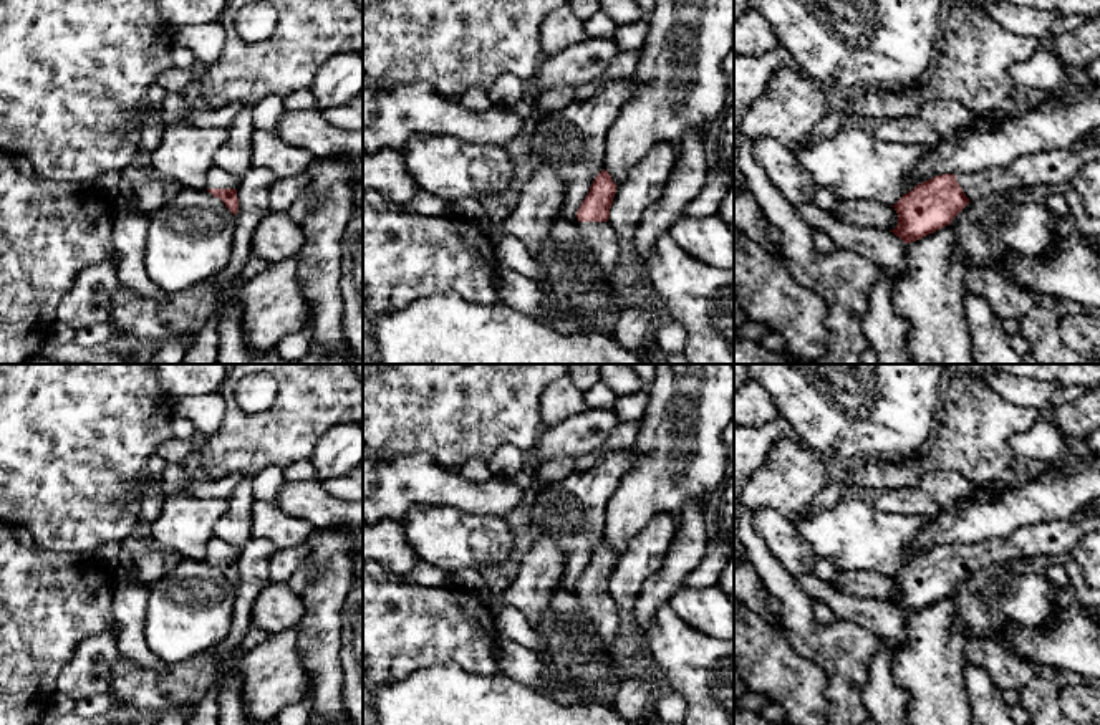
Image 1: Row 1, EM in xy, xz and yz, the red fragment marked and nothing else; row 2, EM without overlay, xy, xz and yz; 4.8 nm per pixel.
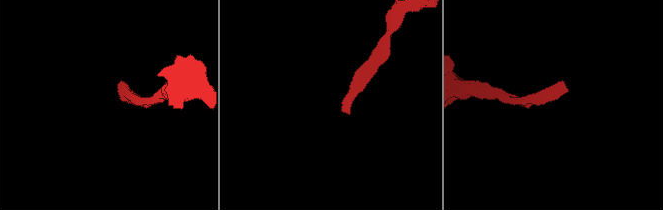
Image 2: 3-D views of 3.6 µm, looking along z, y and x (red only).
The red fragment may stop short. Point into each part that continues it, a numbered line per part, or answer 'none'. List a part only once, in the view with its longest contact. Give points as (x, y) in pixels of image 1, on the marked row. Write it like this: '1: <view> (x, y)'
1: xy (217, 177)

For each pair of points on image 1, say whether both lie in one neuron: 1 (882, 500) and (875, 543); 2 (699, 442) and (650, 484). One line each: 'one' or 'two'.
1: two
2: one

